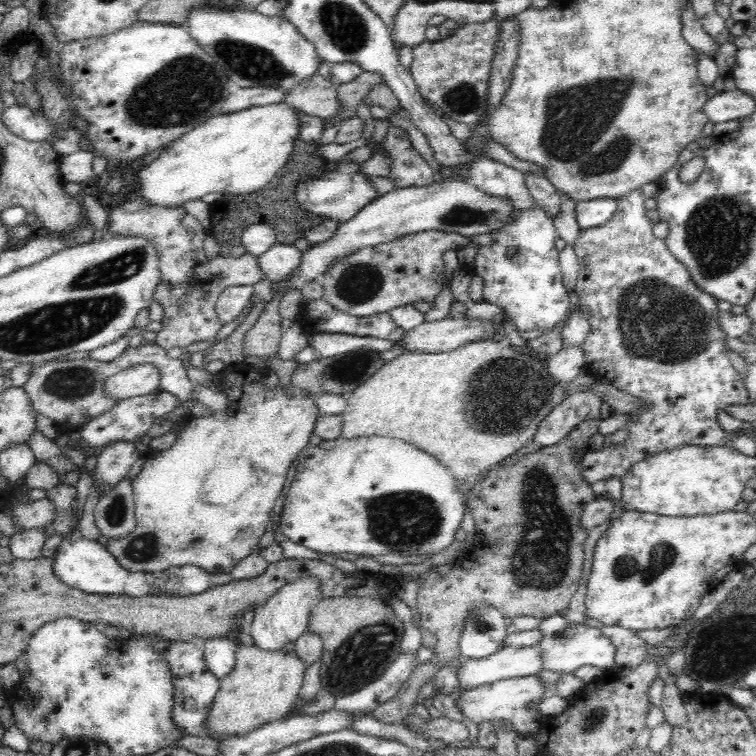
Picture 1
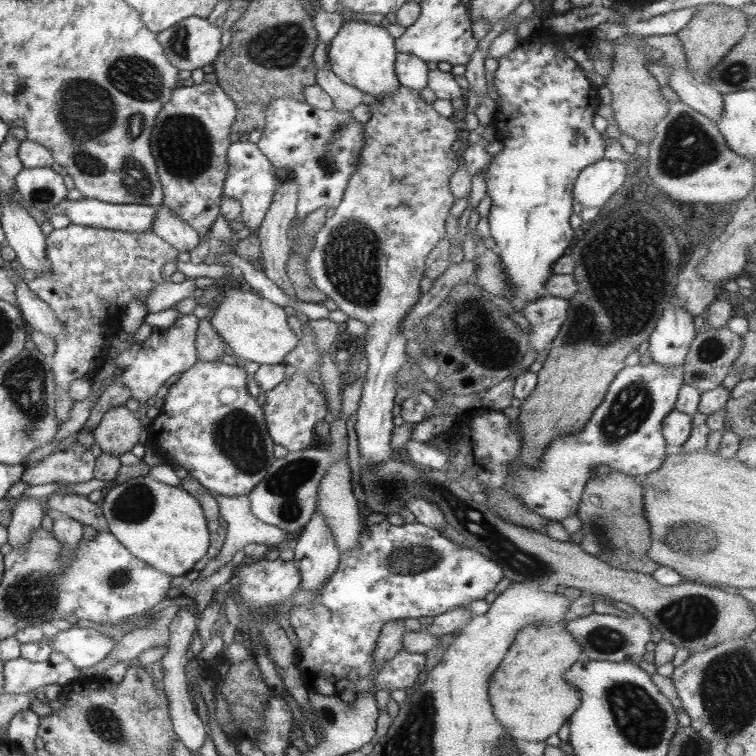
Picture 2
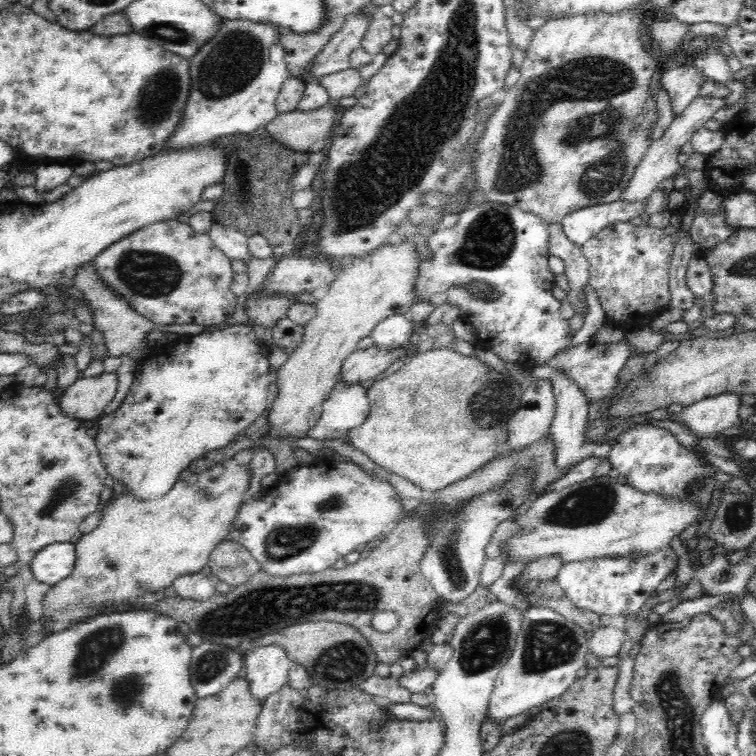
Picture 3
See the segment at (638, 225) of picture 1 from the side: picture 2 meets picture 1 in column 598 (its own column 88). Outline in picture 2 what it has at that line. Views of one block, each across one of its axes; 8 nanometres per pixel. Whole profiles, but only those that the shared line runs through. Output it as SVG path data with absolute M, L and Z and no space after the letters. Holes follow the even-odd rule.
M67 225L64 228L53 229L46 234L45 256L51 274L35 274L25 270L23 283L31 290L55 315L58 322L63 322L63 336L56 336L55 352L50 357L55 394L55 422L63 424L67 420L67 412L75 402L69 398L69 385L75 379L89 379L95 377L100 367L109 360L108 353L113 348L105 348L105 338L101 336L105 324L110 319L118 319L121 311L126 309L131 300L141 301L144 305L145 297L151 293L153 286L163 284L168 279L161 275L161 267L167 262L176 260L178 250L153 234L153 231L123 232L118 230L98 229L95 227ZM75 442L64 450L49 453L39 463L24 469L20 480L29 486L51 482L71 485L87 482L92 478L94 460L91 451Z

